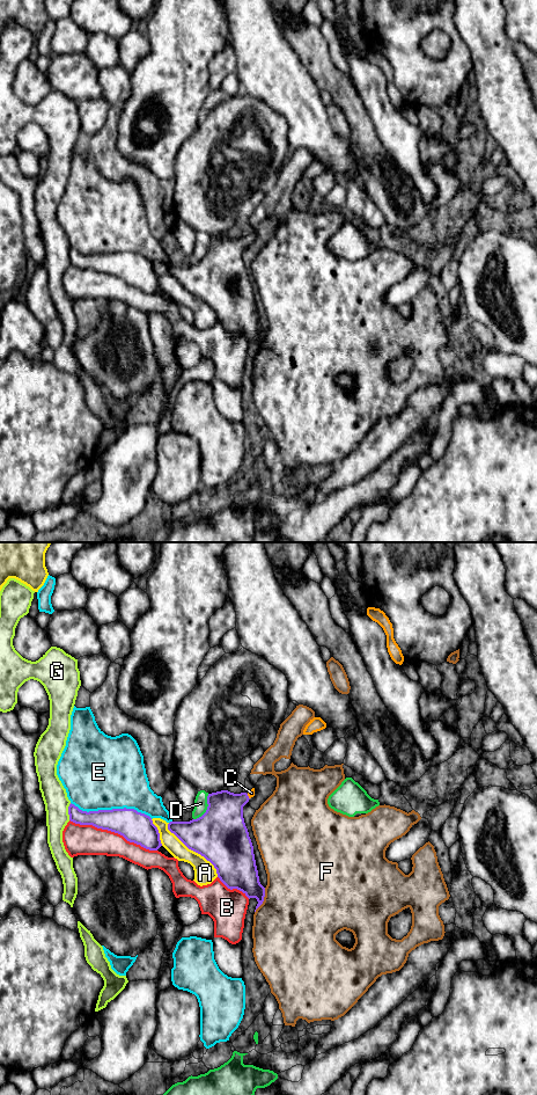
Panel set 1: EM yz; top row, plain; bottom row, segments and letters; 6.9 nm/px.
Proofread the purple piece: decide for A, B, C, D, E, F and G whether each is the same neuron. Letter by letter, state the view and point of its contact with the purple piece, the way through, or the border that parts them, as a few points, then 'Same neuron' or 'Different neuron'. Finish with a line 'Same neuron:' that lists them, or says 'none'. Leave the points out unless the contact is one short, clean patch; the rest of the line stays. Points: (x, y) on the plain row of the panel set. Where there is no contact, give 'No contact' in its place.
A: Touches purple at yz (193, 294). Different neuron
B: Touches purple at yz (113, 275). Different neuron
C: Touches purple at yz (248, 240). Path across: yz (223, 267), (226, 260), (248, 240), (251, 236). Same neuron
D: Touches purple at yz (207, 253). Different neuron
E: Touches purple at yz (111, 254). Different neuron
F: Touches purple at yz (263, 344). Different neuron
G: Touches purple at yz (68, 255). Different neuron
Same neuron: C

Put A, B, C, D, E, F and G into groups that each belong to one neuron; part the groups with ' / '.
A / B / C / D / E / F / G

